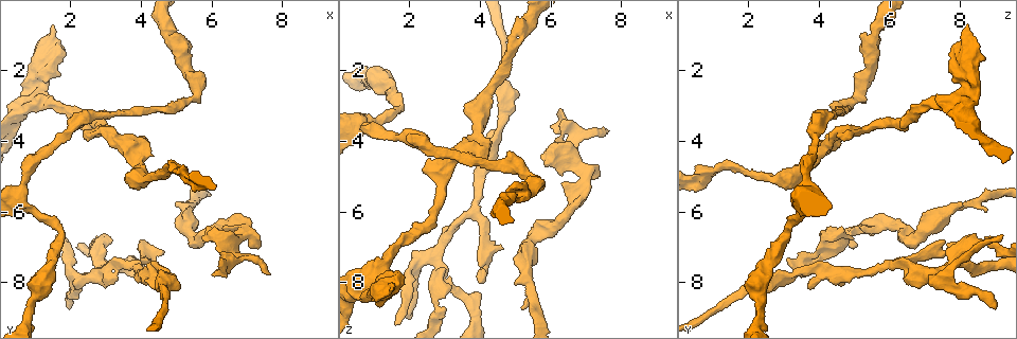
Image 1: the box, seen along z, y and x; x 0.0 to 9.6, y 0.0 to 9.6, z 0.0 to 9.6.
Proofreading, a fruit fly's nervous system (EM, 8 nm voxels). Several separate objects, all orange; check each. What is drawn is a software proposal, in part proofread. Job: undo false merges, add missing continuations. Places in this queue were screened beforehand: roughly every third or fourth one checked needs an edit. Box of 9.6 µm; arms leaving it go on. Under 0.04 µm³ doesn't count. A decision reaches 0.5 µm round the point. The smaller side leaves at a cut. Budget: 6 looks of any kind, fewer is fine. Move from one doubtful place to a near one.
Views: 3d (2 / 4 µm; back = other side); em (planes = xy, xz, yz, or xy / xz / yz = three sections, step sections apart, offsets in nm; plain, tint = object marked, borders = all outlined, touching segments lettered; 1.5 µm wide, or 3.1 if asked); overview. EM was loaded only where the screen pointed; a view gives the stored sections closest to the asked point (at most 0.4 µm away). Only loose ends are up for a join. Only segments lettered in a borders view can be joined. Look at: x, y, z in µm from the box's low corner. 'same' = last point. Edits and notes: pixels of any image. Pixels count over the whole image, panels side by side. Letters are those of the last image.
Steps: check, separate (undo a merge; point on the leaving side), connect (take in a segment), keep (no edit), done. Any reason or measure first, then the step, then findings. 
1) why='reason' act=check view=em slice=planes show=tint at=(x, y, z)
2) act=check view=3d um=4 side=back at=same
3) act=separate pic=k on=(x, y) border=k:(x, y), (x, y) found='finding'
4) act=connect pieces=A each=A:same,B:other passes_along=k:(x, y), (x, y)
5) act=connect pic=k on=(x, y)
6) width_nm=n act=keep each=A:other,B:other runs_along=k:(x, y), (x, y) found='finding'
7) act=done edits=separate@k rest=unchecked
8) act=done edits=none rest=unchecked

why='free end' act=check view=3d um=2 at=(1.90, 8.70, 9.00)

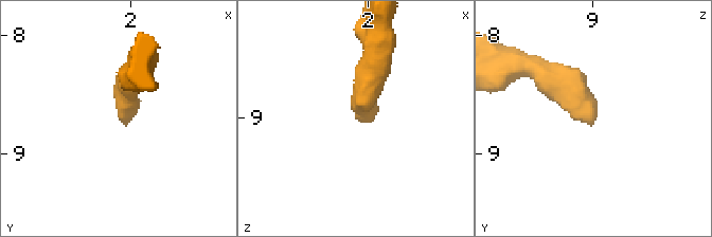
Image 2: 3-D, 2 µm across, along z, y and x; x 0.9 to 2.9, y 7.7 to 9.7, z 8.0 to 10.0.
act=check view=em slice=planes show=borders at=(1.90, 8.70, 8.98)

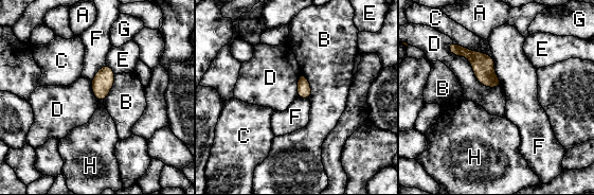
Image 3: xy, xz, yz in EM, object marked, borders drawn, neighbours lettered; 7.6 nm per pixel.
act=keep each=A:other,B:other,C:other,D:other,E:other,F:other,G:other,H:other found='none of them fits'

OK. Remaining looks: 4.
act=check view=em slice=planes show=borders at=(6.30, 6.45, 5.15)

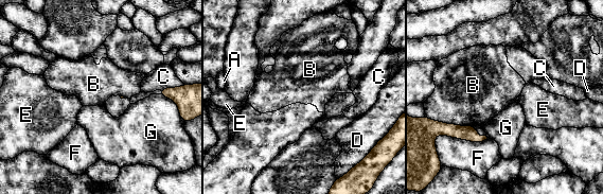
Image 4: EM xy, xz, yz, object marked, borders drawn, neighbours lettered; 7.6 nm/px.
longest_contact=F:340nm act=keep each=A:other,B:other,C:other,D:other,E:other,F:other,G:other border=4:(438, 120), (444, 123), (471, 126) found='none of them fits'

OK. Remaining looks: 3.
why='closes a loop' act=check view=3d um=4 at=(0.55, 2.75, 8.55)

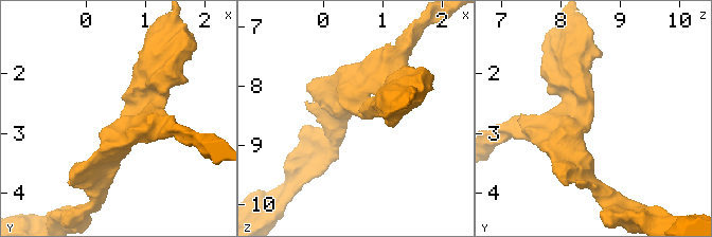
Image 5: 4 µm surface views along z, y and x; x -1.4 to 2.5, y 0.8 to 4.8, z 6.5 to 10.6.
act=check view=em slice=planes show=borders at=(0.55, 2.80, 8.50)

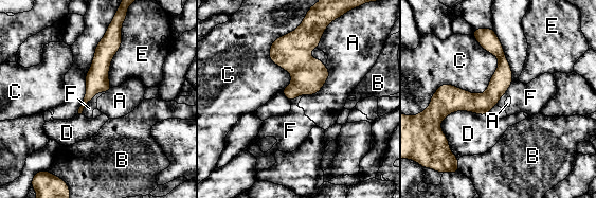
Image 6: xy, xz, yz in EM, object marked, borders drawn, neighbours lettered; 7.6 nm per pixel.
longest_contact=C:600nm act=keep each=A:other,B:other,C:other,D:other,E:other,F:other runs_along=6:(490, 37), (502, 57), (499, 85), (443, 113) found='continuous, no second neuron'

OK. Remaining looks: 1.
act=done edits=none rest=unchecked

